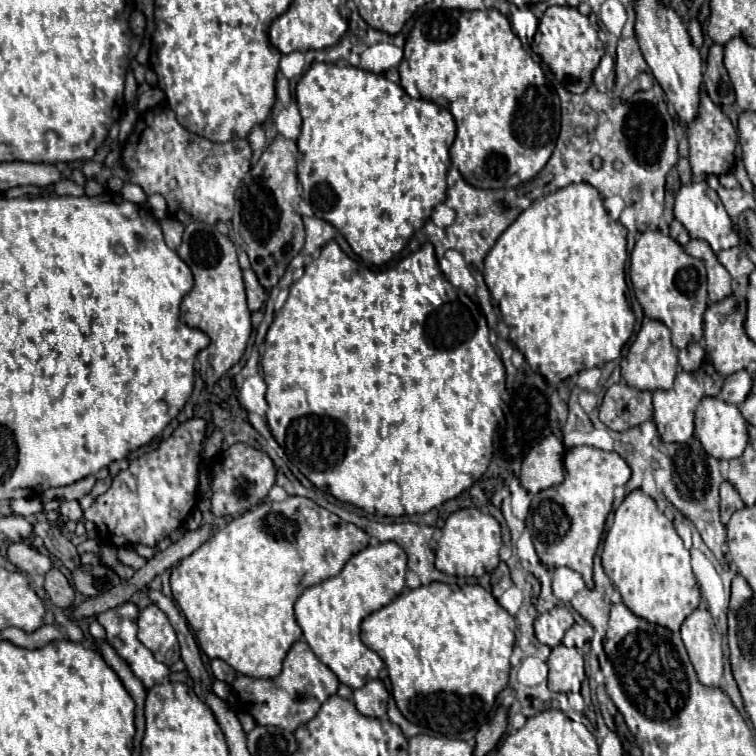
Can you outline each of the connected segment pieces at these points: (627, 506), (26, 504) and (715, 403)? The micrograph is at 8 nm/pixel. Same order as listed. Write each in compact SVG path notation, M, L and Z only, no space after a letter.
M632 490L614 512L614 524L604 540L602 566L622 592L622 602L636 616L666 626L672 632L678 632L684 618L700 604L700 588L690 566L690 552L684 548L674 524L642 490Z
M16 498L16 500L10 500L10 510L18 516L32 516L42 512L42 502L38 498L32 498L32 500Z
M704 398L696 410L696 438L702 442L702 448L718 458L718 460L732 460L738 458L746 444L748 444L748 424L742 422L742 414L738 406L726 404L720 398Z

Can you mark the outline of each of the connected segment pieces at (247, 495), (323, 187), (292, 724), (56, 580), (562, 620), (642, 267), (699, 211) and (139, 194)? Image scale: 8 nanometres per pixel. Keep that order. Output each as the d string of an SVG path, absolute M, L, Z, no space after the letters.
M236 442L230 448L222 450L220 462L212 472L212 514L218 518L240 516L252 508L256 508L270 492L276 482L276 468L270 456L262 450L252 448L250 444Z
M314 62L310 66L310 70L300 78L300 82L296 86L296 102L300 108L300 114L302 114L302 132L298 136L298 150L300 150L300 158L302 158L298 162L298 180L304 190L302 198L312 204L316 218L330 222L338 232L342 232L342 236L348 240L352 250L364 262L374 264L374 266L386 264L394 254L398 254L408 244L410 236L430 220L434 206L438 206L446 200L446 172L450 166L448 148L452 146L452 142L456 138L456 124L454 124L452 114L446 108L440 108L430 100L410 98L402 90L402 86L390 82L382 74L366 72L366 70L354 68L354 66L338 66L338 64L324 64L324 62Z
M298 640L290 648L290 652L284 660L282 674L278 674L276 678L258 680L258 678L238 674L232 682L232 690L236 692L236 696L244 704L244 708L254 716L256 724L278 726L278 728L286 728L290 732L294 732L298 726L302 726L310 718L314 718L314 714L320 710L320 706L330 696L336 694L338 686L340 686L340 682L338 682L336 674L316 658L316 654L310 650L310 646L304 640Z
M52 568L48 574L46 574L46 582L44 582L44 588L50 596L50 602L58 608L70 608L72 602L74 602L74 588L68 584L68 580L64 578L62 572L58 572L56 568Z
M556 606L544 614L540 614L534 622L534 630L536 630L536 638L554 648L562 642L562 636L564 632L574 624L574 618L572 614L564 608L564 606Z
M644 230L638 240L636 240L636 246L632 250L632 256L630 256L630 280L632 280L632 286L634 286L634 292L636 292L636 298L640 302L640 306L644 308L644 314L648 318L654 318L654 320L660 320L664 322L670 332L672 332L672 344L676 348L686 348L690 342L698 342L702 338L702 314L704 310L708 308L708 296L706 296L706 270L704 270L704 264L692 256L688 256L684 252L684 248L674 240L670 238L668 234L662 234L660 230Z
M690 182L690 184L682 184L680 190L676 192L676 202L674 202L674 216L676 220L680 220L686 230L690 232L692 238L702 238L706 240L714 252L726 250L730 246L736 246L740 242L738 234L732 228L732 220L728 216L728 212L724 210L722 200L718 198L716 190L712 190L708 186L708 182Z
M126 182L121 190L121 196L134 204L142 205L146 204L148 196L142 192L142 188L138 184L130 184Z

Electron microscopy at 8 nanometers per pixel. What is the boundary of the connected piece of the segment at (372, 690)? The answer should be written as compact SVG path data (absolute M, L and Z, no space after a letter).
M370 680L362 688L354 690L354 704L364 716L384 720L388 706L388 690L384 688L382 680Z

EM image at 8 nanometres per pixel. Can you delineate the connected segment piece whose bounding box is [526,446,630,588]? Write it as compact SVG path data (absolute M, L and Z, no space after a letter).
M576 446L570 448L566 452L566 480L560 486L554 488L546 488L538 494L532 496L532 506L530 506L530 514L526 518L526 528L532 534L532 542L536 548L536 554L540 558L540 562L548 568L558 568L558 566L566 566L572 568L576 572L582 574L584 582L588 588L594 588L594 580L592 580L592 560L596 554L596 548L600 544L602 532L604 532L604 524L606 524L606 516L612 510L612 500L614 500L614 488L616 486L624 486L630 478L630 468L624 462L624 458L616 452L604 452L592 446Z

